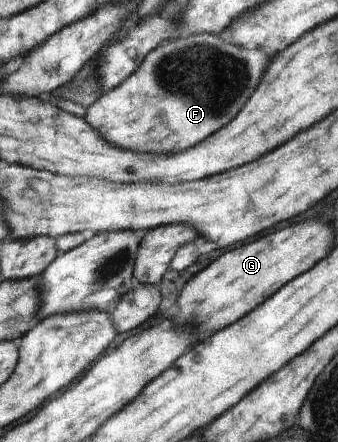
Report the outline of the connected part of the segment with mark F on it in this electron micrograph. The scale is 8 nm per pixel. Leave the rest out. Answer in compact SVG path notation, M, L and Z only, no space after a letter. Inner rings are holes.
M186 34L170 39L167 45L159 45L146 57L139 69L118 88L98 96L86 108L84 118L113 146L141 154L162 155L180 153L198 145L214 131L230 123L244 107L248 97L258 87L268 57L261 49L249 50L228 41L226 35Z

